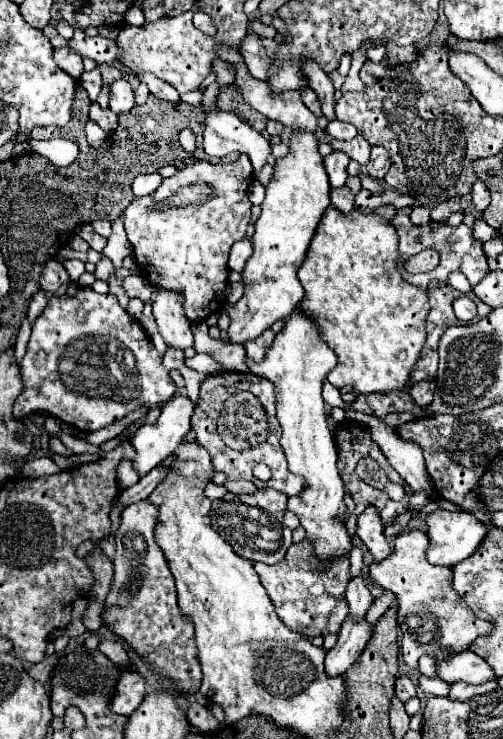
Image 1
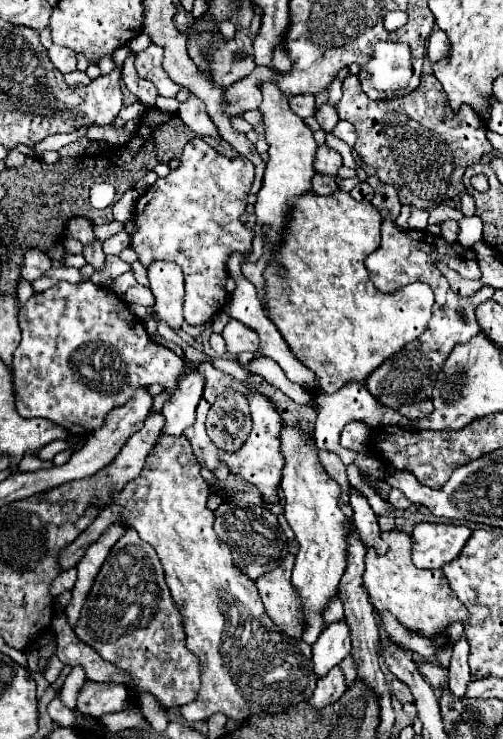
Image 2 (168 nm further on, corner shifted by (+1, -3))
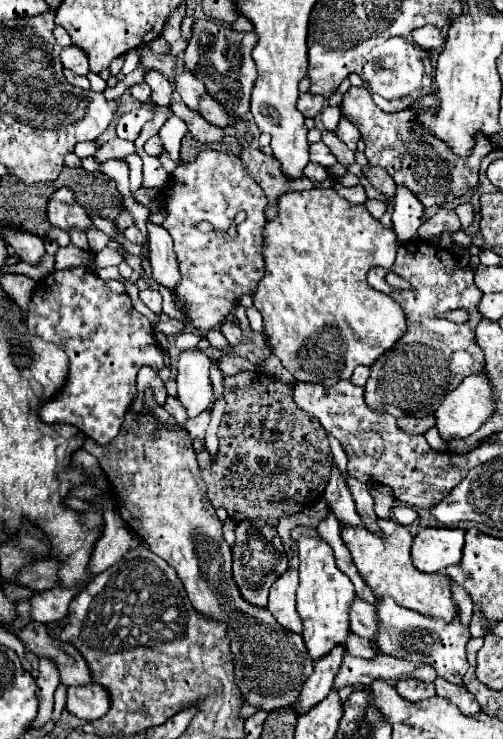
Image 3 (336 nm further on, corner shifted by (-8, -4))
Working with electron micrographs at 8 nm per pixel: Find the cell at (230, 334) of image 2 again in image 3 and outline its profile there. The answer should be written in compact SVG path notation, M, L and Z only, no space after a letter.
M230 320L224 322L224 324L220 326L220 330L222 330L222 334L226 336L226 340L228 340L232 346L238 346L238 344L242 342L242 332L240 332L240 328L238 328L236 324L232 324Z

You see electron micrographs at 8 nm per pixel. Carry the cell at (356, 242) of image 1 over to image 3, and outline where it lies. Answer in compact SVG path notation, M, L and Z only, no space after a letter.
M312 188L312 190L302 190L302 192L286 192L278 198L278 216L266 224L264 230L264 238L266 238L266 246L264 246L264 260L266 260L266 272L264 278L260 280L256 292L254 292L254 306L262 312L264 316L264 328L266 328L266 336L268 342L272 346L272 352L282 360L284 368L294 374L296 380L302 382L312 382L312 384L322 384L322 386L334 386L338 380L348 380L354 372L356 366L372 366L374 360L378 360L378 356L382 356L382 352L390 350L396 340L400 340L400 336L406 334L406 316L402 312L402 306L398 302L394 302L390 296L386 296L384 292L378 292L374 288L370 288L370 284L366 284L366 272L374 266L382 266L382 268L390 268L394 264L396 258L396 234L390 228L384 228L376 218L372 218L372 214L366 210L366 206L362 204L352 204L346 198L338 196L334 192L334 188Z

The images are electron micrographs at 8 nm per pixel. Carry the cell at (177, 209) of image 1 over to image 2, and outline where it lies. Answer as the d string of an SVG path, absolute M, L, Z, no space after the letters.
M195 137L191 139L181 155L179 169L171 171L167 177L157 179L153 187L143 193L135 203L135 223L137 233L133 235L133 249L139 255L139 261L147 267L149 263L163 259L163 261L175 261L185 275L185 321L189 325L203 325L209 323L215 313L223 309L227 303L227 291L225 281L229 277L227 273L227 259L231 253L251 253L251 241L255 233L245 225L243 215L247 207L247 195L251 191L253 183L253 163L245 157L223 157L219 155L211 145L207 145L203 139Z

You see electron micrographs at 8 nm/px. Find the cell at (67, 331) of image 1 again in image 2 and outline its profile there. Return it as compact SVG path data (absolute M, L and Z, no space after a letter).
M59 281L43 293L35 293L19 311L19 327L23 339L13 353L17 411L27 419L49 419L65 427L71 435L87 435L101 427L105 415L113 407L125 405L137 387L153 383L159 383L165 389L177 387L179 375L187 369L181 357L151 341L143 319L135 317L123 299L91 281L75 285Z

